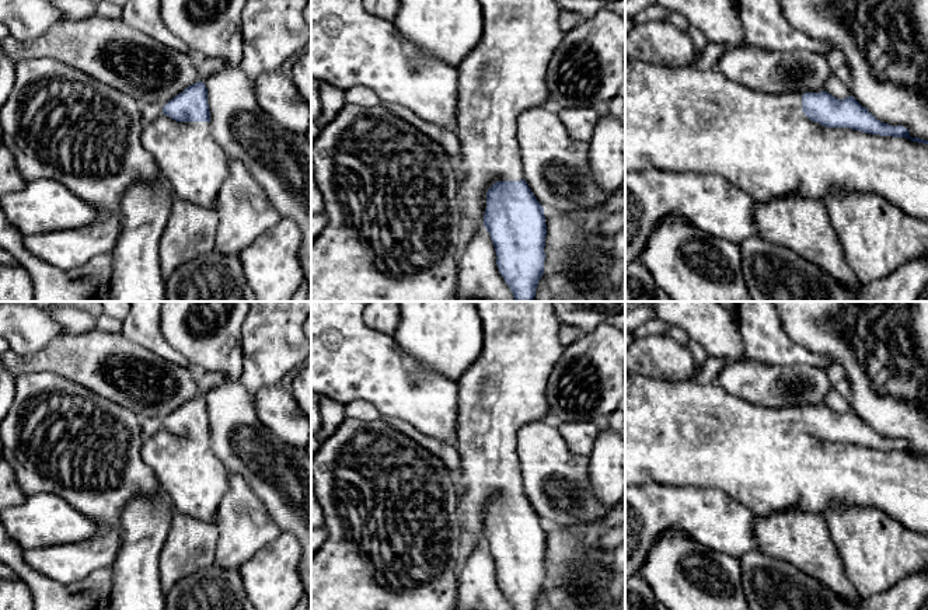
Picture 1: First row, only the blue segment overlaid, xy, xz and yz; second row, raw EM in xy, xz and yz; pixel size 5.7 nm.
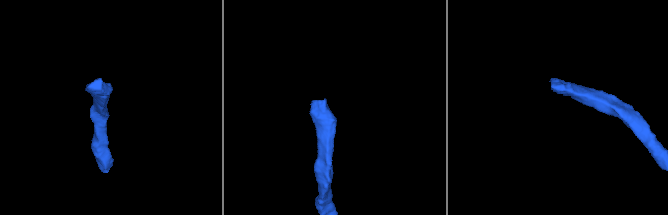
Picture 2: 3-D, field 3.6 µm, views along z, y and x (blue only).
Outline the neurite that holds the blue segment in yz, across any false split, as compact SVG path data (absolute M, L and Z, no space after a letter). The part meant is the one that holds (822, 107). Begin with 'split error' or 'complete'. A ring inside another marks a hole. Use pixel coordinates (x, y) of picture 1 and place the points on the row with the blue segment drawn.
split error | M627 62L625 63L625 171L663 170L671 172L715 174L733 187L744 191L756 202L767 202L786 195L799 195L823 201L834 189L841 192L864 192L878 195L904 213L928 220L928 140L911 137L908 129L878 121L852 95L838 100L827 91L812 93L761 93L740 83L732 81L715 69L666 67L662 65Z

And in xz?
split error | M478 0L478 3L482 8L482 36L457 67L458 202L461 213L478 222L474 236L482 229L489 233L499 273L514 300L534 301L544 273L547 224L544 208L524 181L516 121L527 109L548 105L547 70L564 38L558 25L561 8L555 0Z

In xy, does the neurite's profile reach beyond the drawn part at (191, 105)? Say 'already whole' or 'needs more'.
needs more

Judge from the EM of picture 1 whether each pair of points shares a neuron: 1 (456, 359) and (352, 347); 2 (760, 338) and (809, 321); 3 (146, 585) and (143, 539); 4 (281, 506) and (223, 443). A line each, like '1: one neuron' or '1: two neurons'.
1: two neurons
2: two neurons
3: one neuron
4: one neuron

